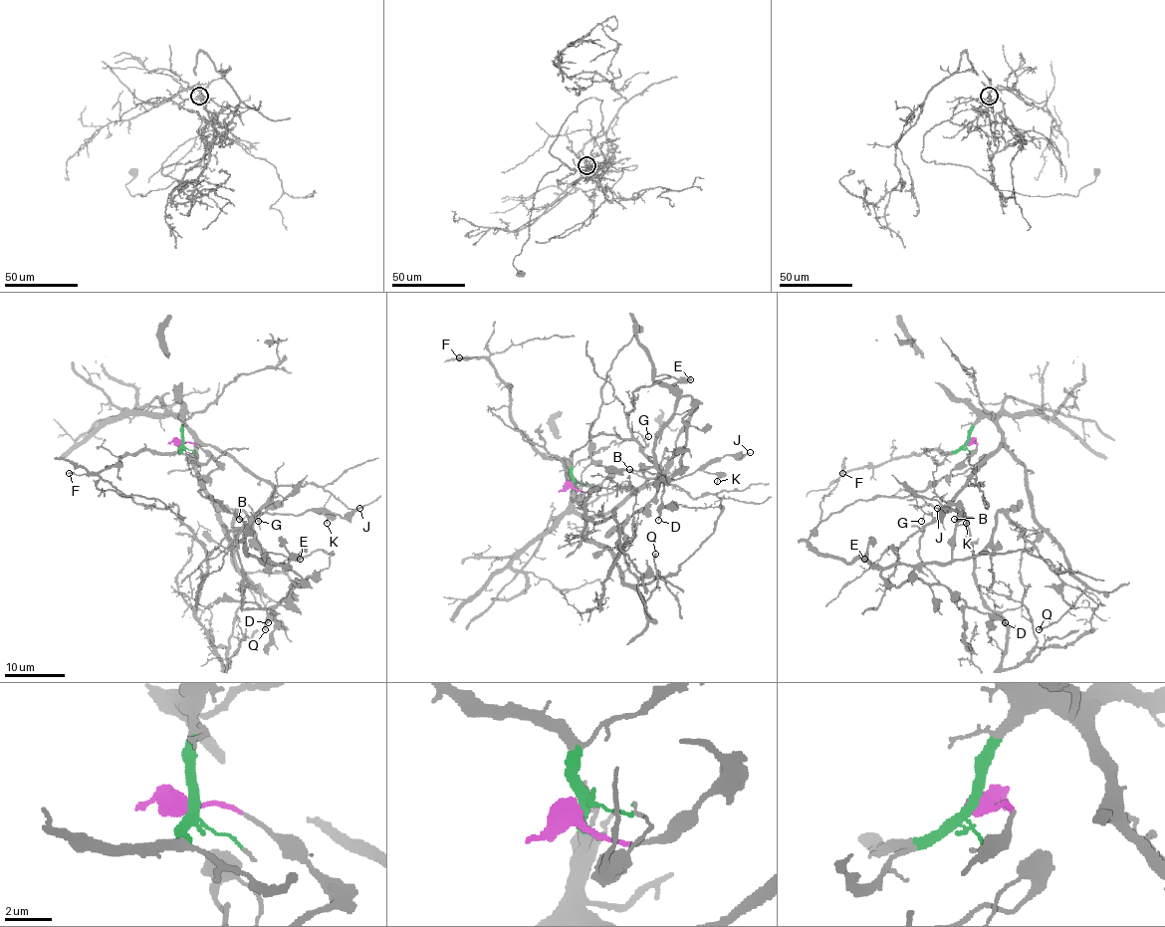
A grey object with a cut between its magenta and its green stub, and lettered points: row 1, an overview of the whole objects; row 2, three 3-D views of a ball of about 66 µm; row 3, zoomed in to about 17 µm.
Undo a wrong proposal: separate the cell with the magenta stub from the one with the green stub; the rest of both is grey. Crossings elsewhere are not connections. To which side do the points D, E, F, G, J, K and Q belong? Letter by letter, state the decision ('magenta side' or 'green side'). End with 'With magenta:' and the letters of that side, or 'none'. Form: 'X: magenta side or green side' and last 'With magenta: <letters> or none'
D: magenta side
E: magenta side
F: green side
G: green side
J: magenta side
K: magenta side
Q: green side
With magenta: D, E, J, K

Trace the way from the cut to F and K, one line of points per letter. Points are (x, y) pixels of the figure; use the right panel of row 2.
F: (967, 443), (945, 453), (931, 450), (914, 453), (841, 473)
K: (967, 443), (942, 479), (857, 500), (809, 543), (846, 562), (948, 562), (955, 511), (966, 523)

